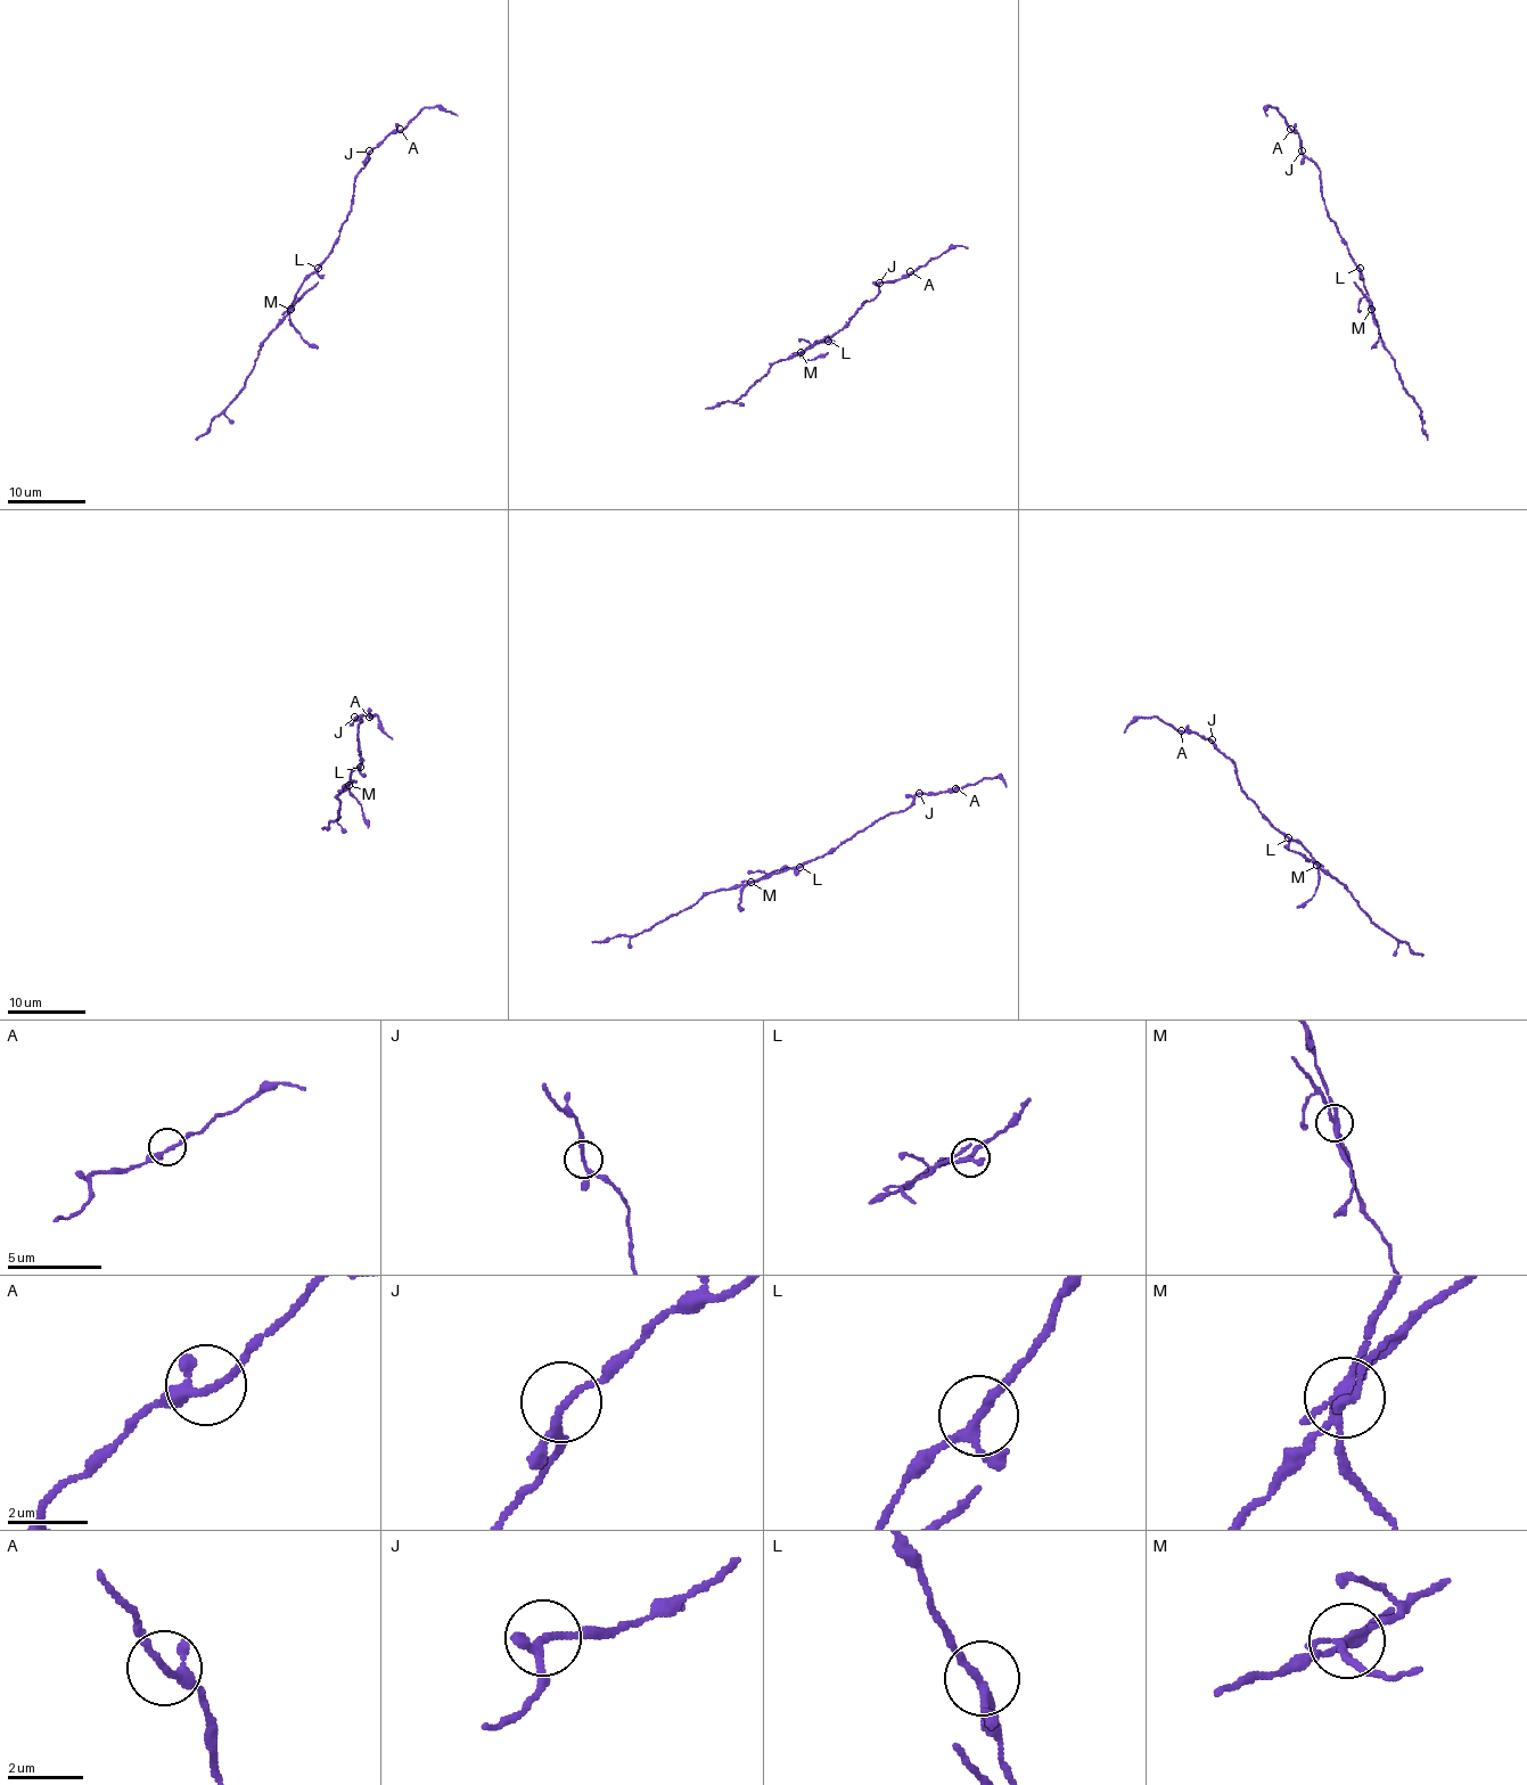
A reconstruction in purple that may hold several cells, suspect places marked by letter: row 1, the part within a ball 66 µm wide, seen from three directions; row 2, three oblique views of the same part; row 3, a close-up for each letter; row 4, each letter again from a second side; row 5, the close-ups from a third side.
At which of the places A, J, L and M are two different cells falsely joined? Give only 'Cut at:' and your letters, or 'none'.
Cut at: M

